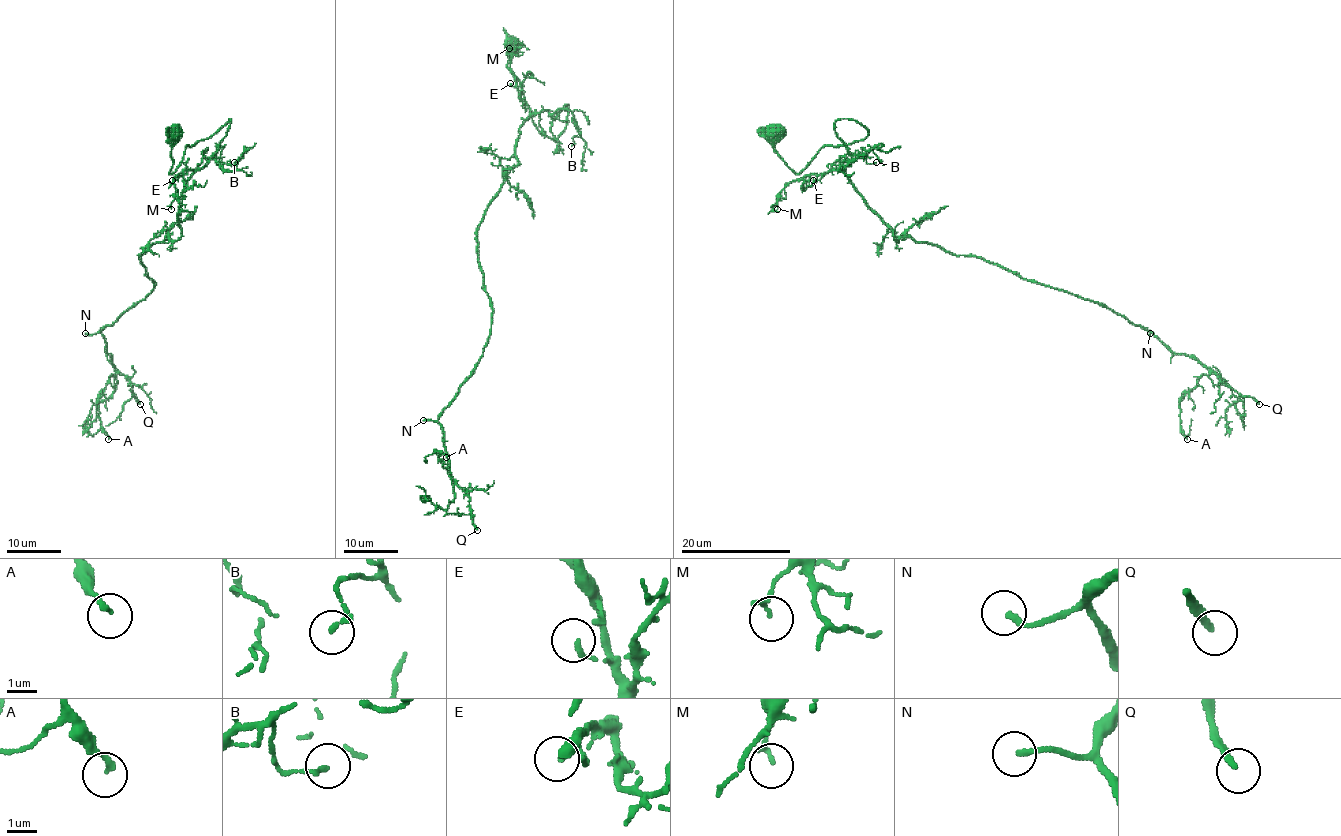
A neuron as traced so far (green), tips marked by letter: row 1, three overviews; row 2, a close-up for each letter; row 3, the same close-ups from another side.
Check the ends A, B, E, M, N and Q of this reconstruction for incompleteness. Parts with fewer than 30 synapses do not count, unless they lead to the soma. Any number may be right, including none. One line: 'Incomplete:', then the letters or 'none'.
Incomplete: N

